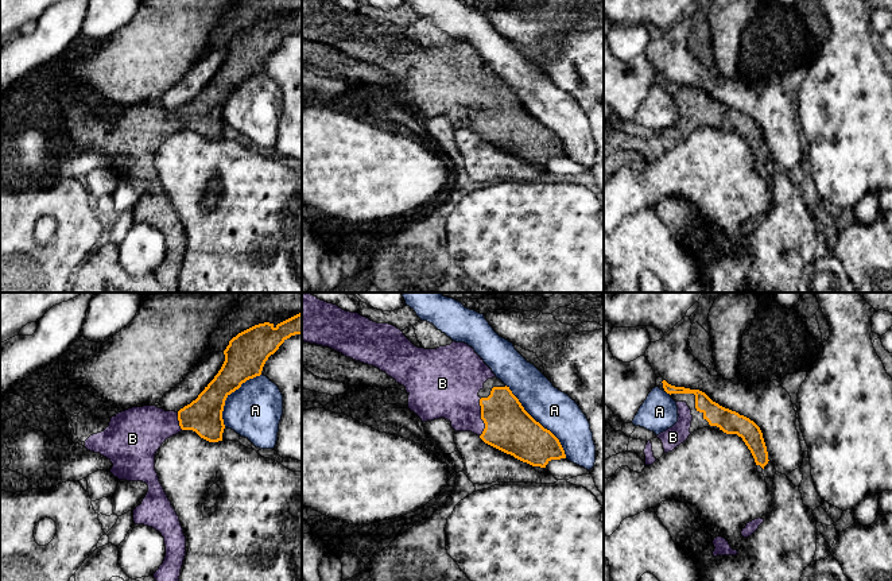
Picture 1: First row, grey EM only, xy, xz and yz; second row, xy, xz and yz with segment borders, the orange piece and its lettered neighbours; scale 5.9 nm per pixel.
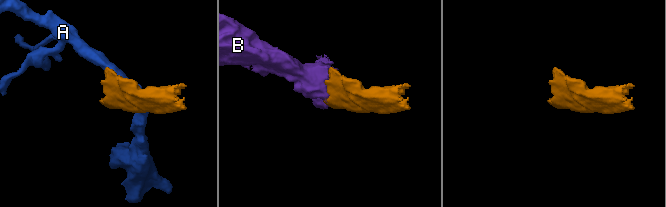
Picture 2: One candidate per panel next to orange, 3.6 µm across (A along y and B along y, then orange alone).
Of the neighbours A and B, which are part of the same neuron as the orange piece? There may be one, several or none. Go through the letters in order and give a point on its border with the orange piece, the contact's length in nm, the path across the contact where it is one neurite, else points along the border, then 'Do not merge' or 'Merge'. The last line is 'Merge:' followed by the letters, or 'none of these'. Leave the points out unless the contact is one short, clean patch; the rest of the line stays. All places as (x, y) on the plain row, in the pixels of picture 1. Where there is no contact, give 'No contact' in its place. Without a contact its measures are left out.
A: Touches orange at xz (538, 120). Shared border 550 nm. Do not merge
B: Touches orange at xz (481, 115). Shared border 240 nm. Merge
Merge: B

